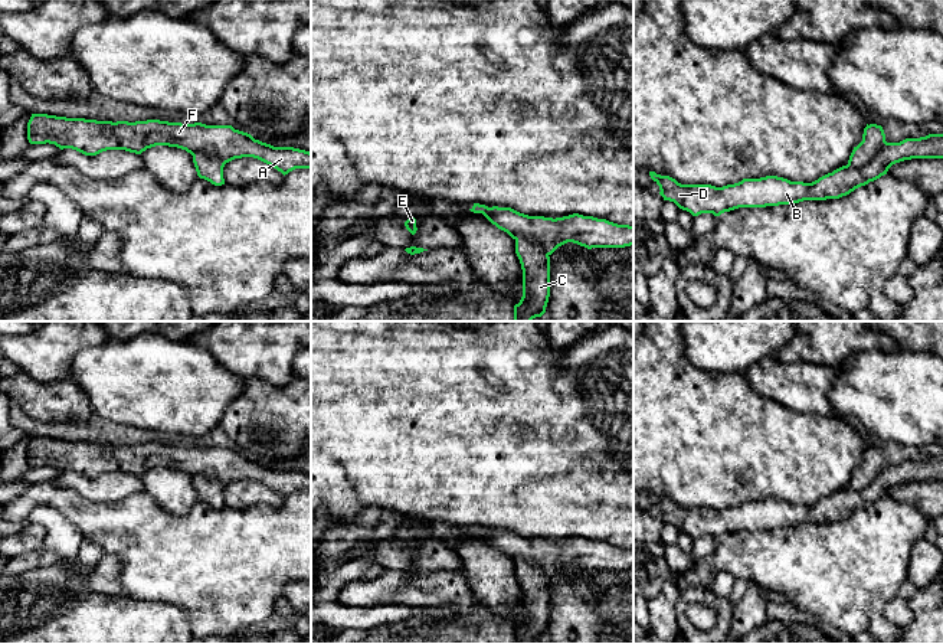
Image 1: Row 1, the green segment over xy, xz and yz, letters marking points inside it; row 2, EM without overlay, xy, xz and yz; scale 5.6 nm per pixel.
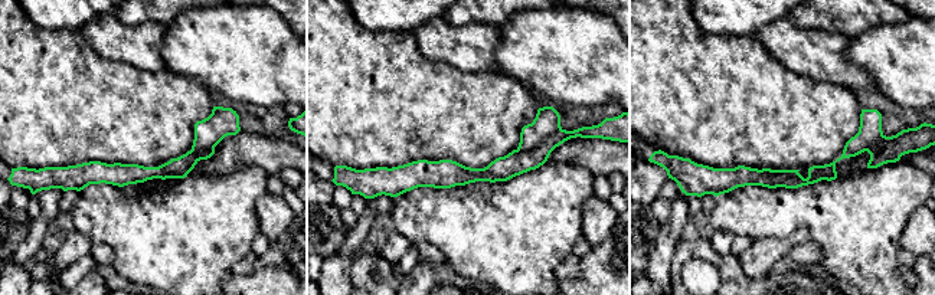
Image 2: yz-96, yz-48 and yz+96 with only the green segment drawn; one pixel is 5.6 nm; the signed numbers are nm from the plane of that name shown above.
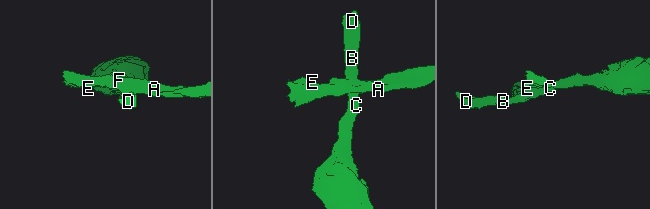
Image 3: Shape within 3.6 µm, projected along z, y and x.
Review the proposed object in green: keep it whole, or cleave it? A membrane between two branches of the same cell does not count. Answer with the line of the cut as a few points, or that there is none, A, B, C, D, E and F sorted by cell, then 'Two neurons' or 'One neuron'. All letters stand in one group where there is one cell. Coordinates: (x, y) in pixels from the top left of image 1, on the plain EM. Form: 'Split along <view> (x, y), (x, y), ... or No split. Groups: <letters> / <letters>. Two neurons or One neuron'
Split along yz (887, 466), (861, 489), (847, 487). Groups: A E F / B C D. Two neurons

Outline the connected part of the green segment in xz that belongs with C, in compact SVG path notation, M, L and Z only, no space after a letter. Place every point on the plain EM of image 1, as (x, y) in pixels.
M515 560L515 576L523 592L523 620L514 628L514 644L531 644L546 635L550 620L550 579L541 568Z

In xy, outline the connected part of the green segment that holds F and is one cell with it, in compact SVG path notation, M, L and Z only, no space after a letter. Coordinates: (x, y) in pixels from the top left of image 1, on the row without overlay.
M32 437L27 445L30 467L55 467L60 473L72 471L85 478L107 473L125 473L141 477L155 468L186 473L191 478L202 475L222 486L253 480L281 494L311 491L311 475L294 470L274 470L255 462L232 448L181 447L160 442L147 444L96 444Z

